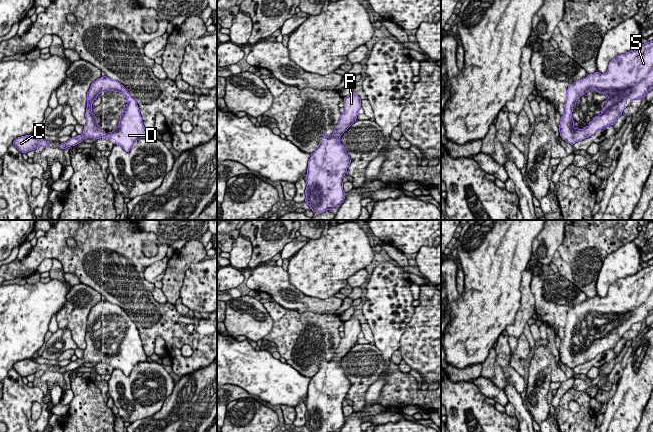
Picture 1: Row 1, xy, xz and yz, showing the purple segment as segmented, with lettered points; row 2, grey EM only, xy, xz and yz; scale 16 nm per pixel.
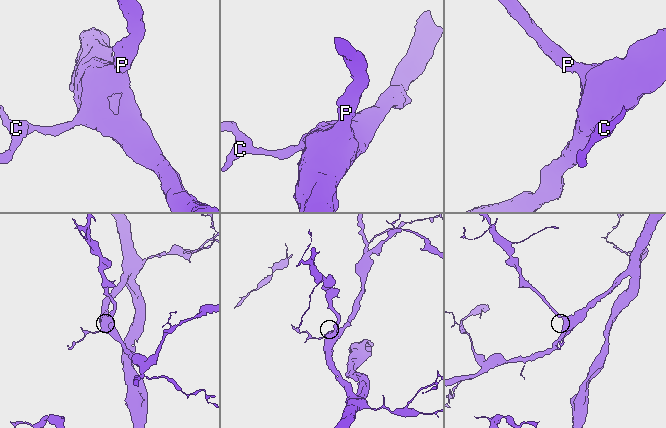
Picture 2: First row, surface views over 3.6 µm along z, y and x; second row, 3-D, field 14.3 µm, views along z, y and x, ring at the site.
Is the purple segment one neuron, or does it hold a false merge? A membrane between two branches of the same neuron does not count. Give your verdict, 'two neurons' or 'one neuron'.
one neuron

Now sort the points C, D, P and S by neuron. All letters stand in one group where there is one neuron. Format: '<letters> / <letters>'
C D P S

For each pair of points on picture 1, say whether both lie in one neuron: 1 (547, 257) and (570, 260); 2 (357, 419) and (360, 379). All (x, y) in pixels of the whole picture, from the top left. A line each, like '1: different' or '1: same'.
1: different
2: different

